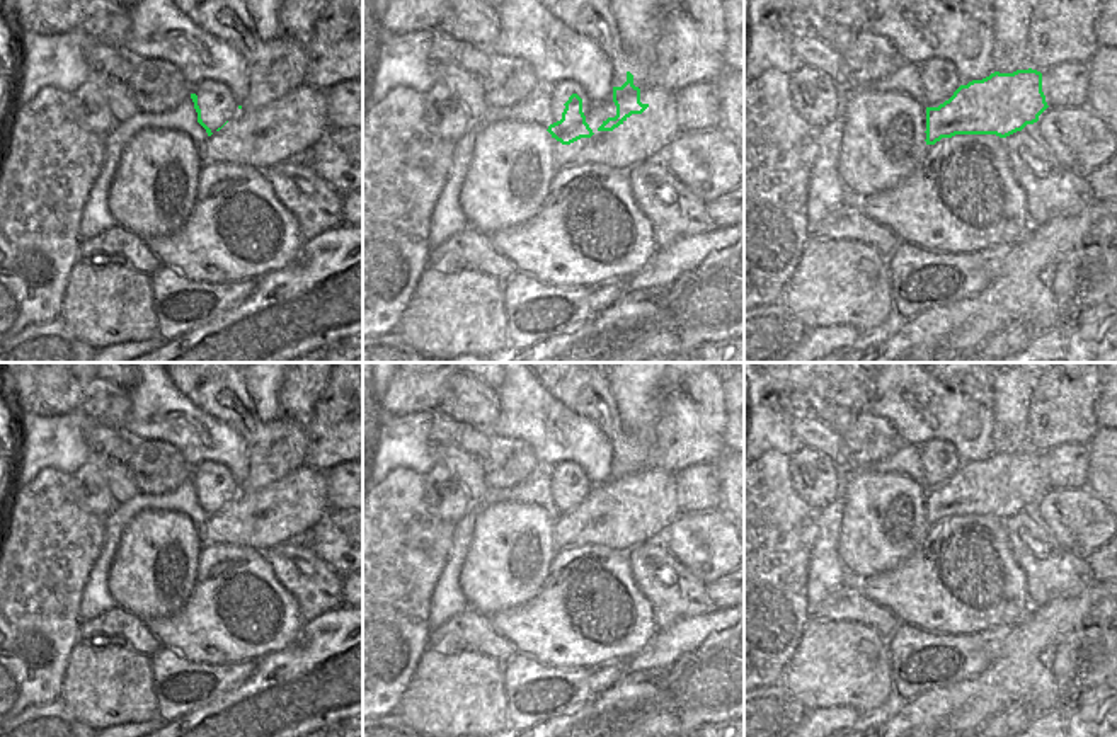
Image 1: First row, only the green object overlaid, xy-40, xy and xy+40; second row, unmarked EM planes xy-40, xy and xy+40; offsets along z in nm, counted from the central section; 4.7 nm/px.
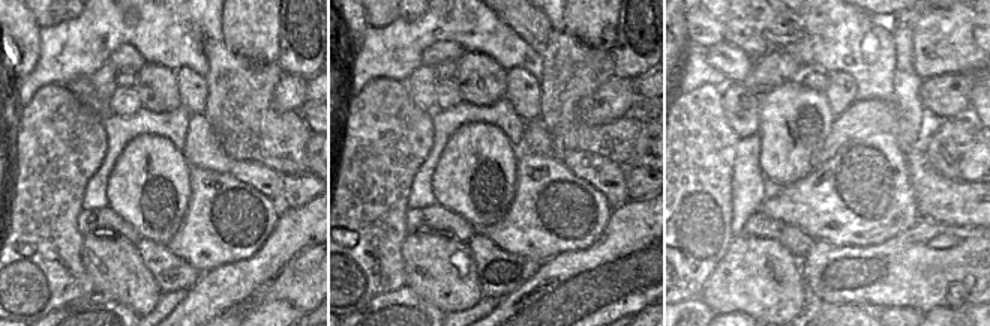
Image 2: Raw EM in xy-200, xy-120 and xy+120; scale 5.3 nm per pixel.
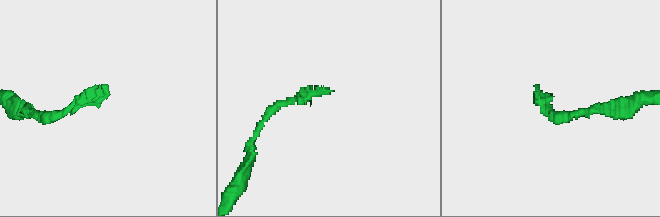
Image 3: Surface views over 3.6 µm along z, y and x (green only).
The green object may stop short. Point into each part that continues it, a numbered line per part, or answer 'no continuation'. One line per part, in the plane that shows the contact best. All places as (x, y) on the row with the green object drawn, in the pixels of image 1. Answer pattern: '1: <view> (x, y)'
1: xy (659, 121)

